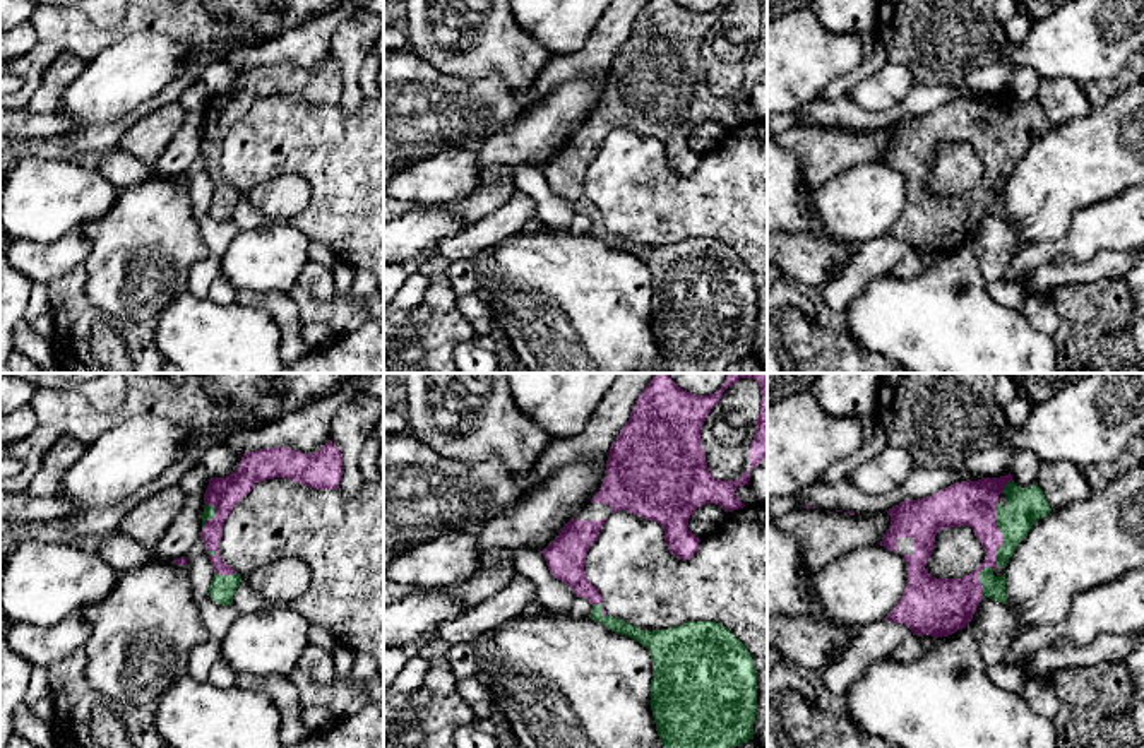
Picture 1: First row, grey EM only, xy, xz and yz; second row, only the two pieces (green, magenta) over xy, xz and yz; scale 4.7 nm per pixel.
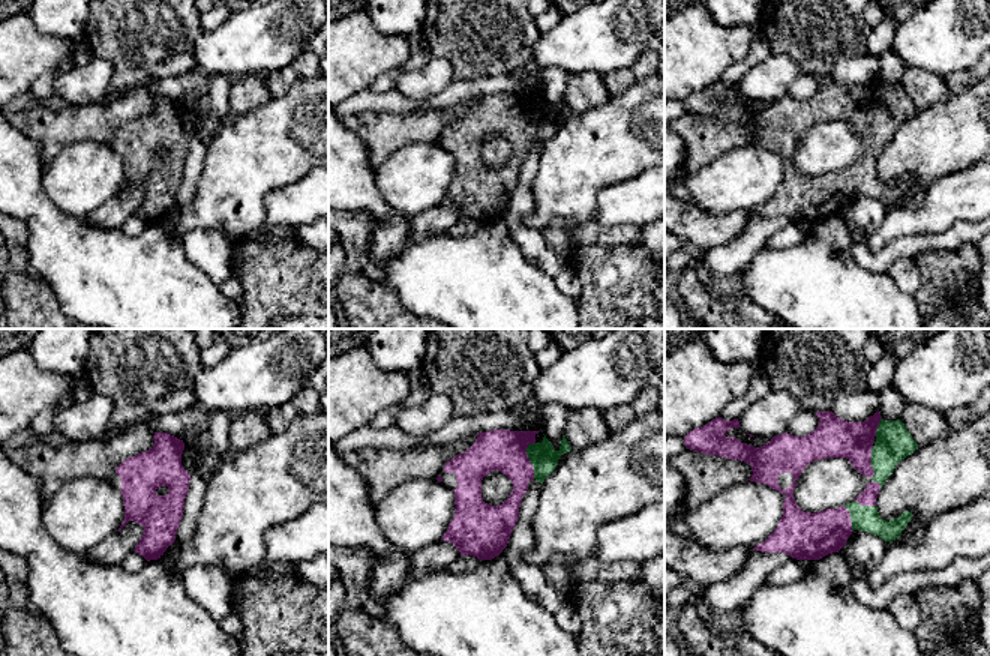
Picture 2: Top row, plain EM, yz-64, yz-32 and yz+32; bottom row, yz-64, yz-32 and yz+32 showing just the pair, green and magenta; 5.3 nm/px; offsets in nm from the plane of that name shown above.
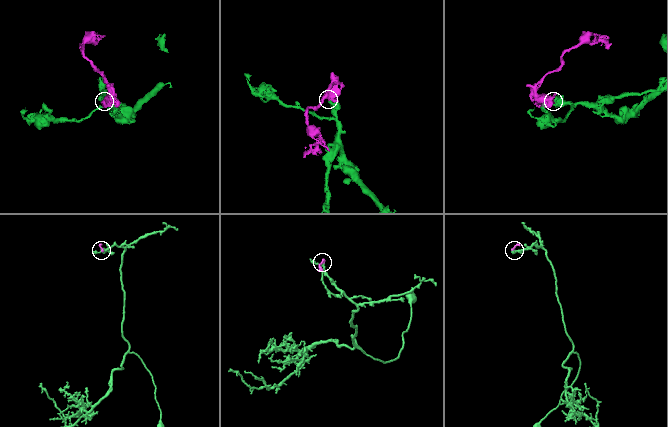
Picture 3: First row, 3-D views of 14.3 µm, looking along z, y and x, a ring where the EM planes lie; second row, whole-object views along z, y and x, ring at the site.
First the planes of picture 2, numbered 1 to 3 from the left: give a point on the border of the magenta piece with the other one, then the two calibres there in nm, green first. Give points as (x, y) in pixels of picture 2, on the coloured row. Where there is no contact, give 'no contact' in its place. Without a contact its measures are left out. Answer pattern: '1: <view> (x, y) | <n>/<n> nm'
1: no contact
2: yz-32 (530, 460) | 150/220 nm
3: yz+32 (870, 461) | 190/220 nm

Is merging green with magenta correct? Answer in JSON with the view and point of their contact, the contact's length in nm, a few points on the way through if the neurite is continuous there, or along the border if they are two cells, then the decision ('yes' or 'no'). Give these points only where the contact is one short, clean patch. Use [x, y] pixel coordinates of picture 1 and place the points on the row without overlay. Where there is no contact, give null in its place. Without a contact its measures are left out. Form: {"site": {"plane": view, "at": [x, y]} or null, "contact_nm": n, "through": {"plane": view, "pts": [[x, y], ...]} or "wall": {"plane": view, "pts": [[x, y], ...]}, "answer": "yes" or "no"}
{"site": {"plane": "yz", "at": [1000, 149]}, "contact_nm": 280, "answer": "yes"}

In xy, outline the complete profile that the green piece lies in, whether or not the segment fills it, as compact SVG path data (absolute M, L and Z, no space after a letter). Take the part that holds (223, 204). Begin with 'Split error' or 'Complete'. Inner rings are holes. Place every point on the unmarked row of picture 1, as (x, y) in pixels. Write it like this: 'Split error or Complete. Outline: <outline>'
Split error. Outline: M329 56L313 70L301 70L288 63L247 68L233 91L211 94L204 110L206 125L202 128L200 149L214 183L214 193L209 202L211 216L223 223L233 221L241 193L221 176L219 157L224 137L259 98L283 94L315 106L337 106L341 92L343 70Z

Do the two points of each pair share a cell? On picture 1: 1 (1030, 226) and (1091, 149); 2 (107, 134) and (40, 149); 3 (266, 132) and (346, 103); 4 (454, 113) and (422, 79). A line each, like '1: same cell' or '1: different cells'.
1: same cell
2: same cell
3: different cells
4: same cell

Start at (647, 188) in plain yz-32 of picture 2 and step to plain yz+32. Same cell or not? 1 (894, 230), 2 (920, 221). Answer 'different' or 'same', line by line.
1: same
2: same

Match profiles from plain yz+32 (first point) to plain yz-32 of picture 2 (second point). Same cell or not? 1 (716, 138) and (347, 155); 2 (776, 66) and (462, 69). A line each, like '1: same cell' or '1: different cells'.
1: different cells
2: different cells

